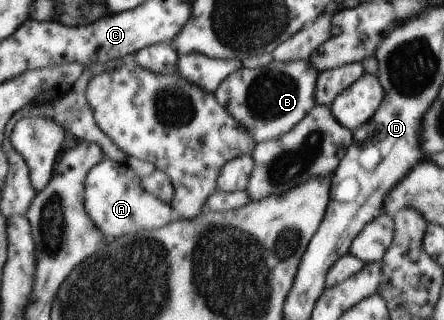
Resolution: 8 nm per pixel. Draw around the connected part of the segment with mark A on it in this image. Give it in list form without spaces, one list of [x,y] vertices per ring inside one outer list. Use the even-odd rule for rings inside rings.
[[[102,158],[85,176],[84,210],[96,227],[107,236],[107,242],[111,242],[115,236],[125,236],[143,228],[160,228],[170,222],[171,205],[148,194],[140,180],[125,162],[119,163],[109,158]]]

